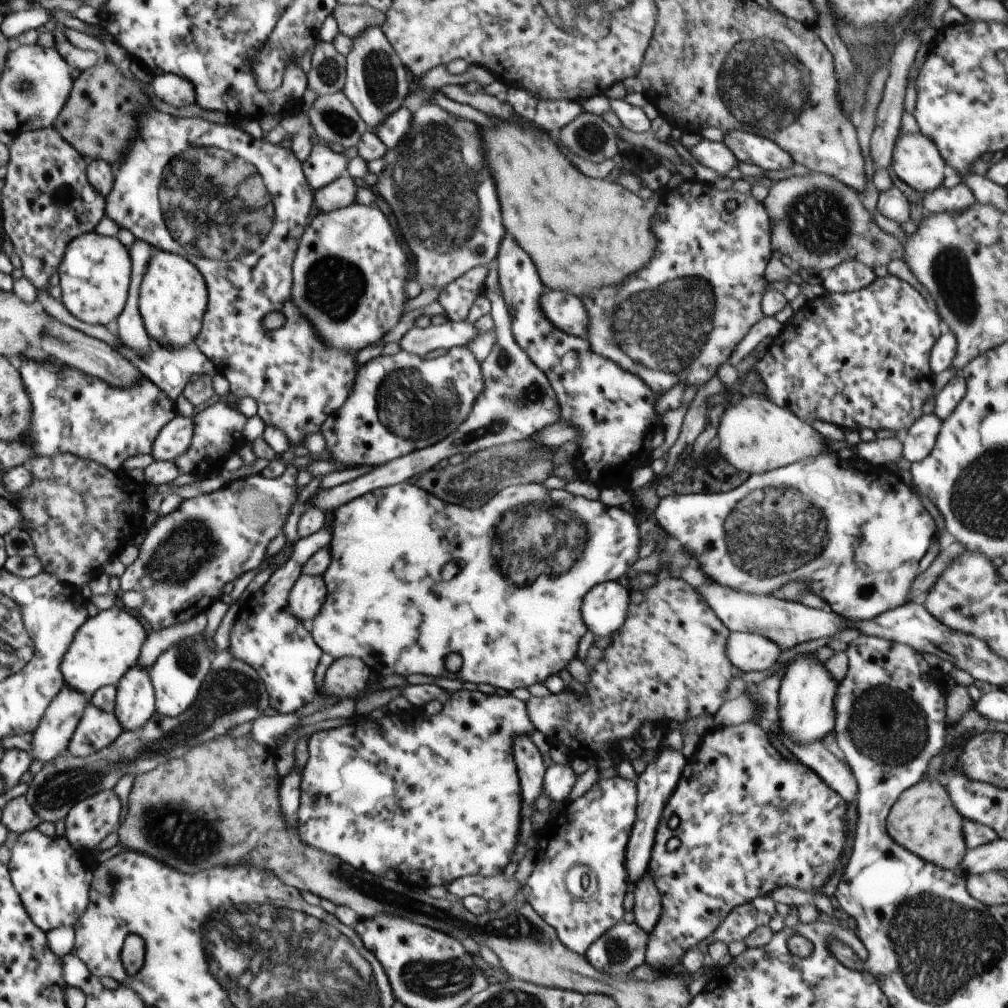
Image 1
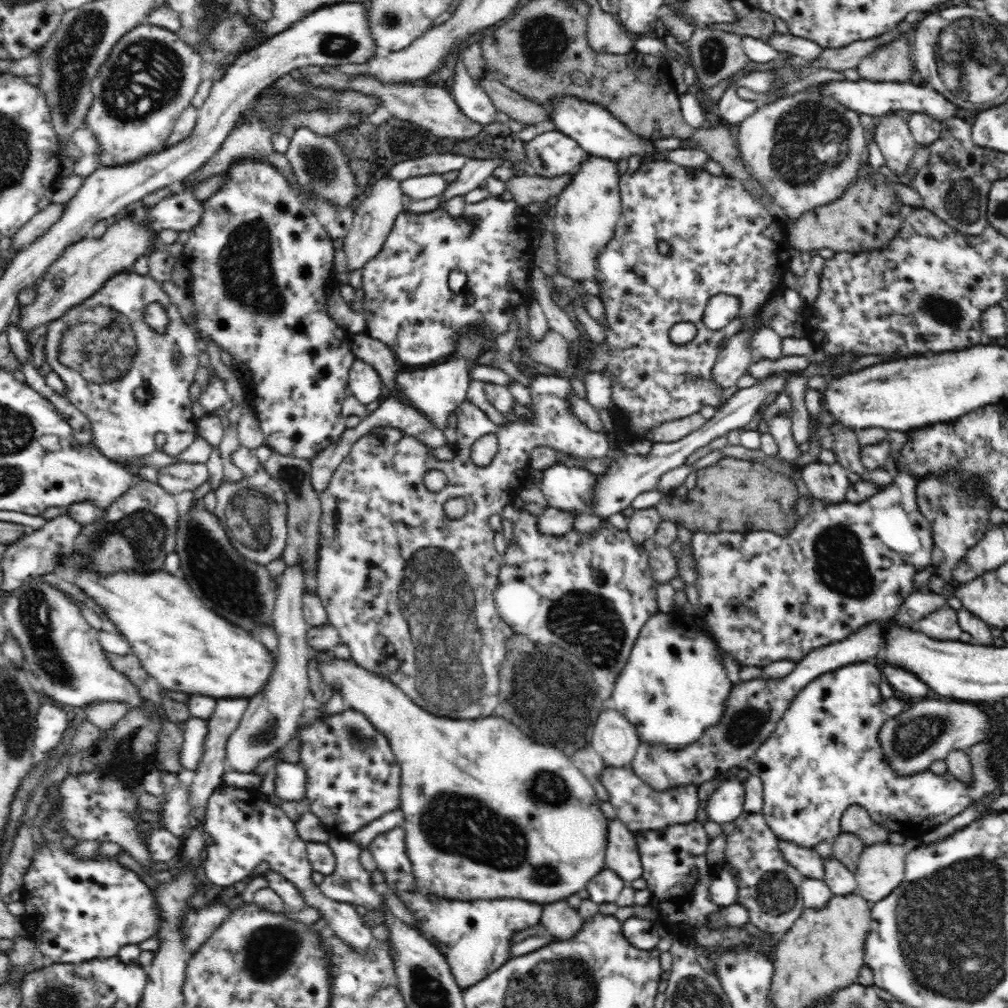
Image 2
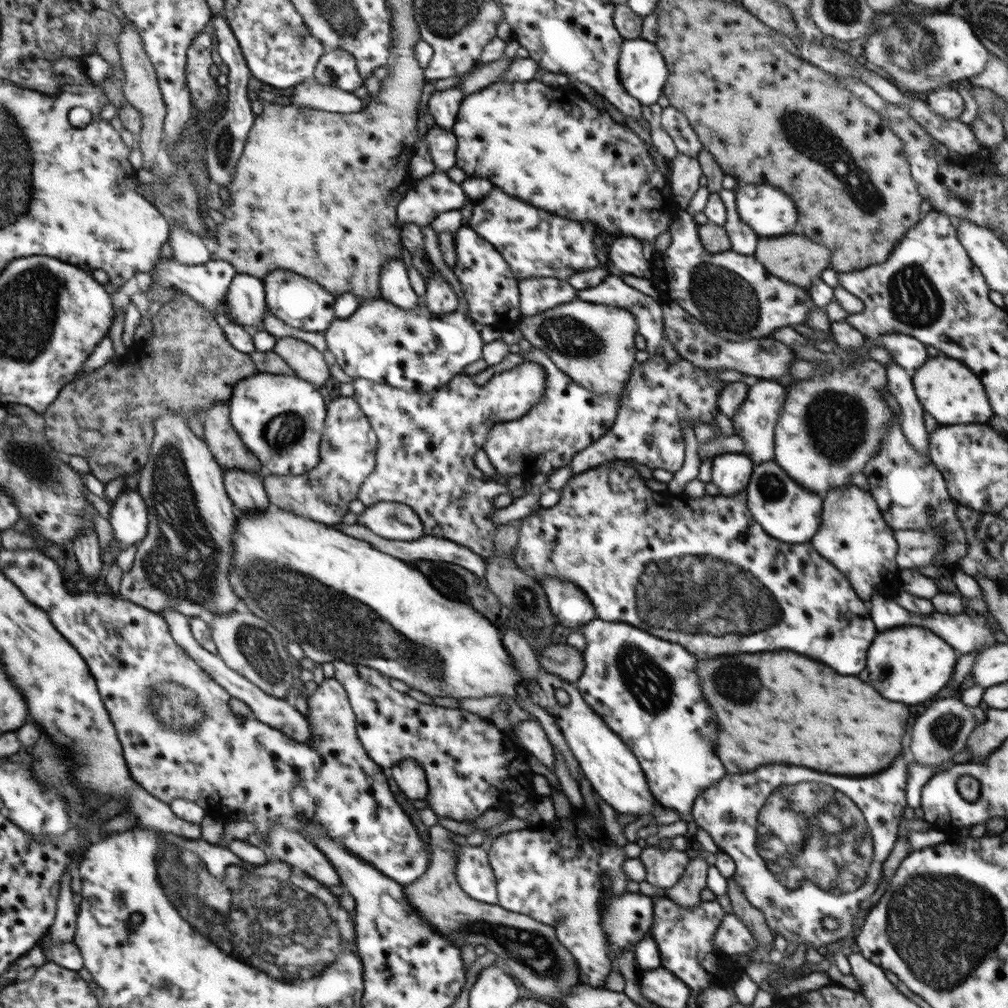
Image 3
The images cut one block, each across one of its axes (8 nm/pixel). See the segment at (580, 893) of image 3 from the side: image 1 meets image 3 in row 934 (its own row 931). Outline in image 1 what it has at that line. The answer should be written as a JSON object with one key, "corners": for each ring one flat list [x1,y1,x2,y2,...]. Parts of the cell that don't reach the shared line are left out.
{"corners":[[620,776,601,778,584,794,569,802,566,812,568,844,578,852,580,865,590,866,597,876,598,890,588,900,577,899,568,892,565,878,554,878,550,874,530,874,525,888,526,902,546,924,556,930,558,939,568,950,584,955,588,948,604,932,623,922,624,896,631,890,625,860,628,840,636,822,636,781]]}

